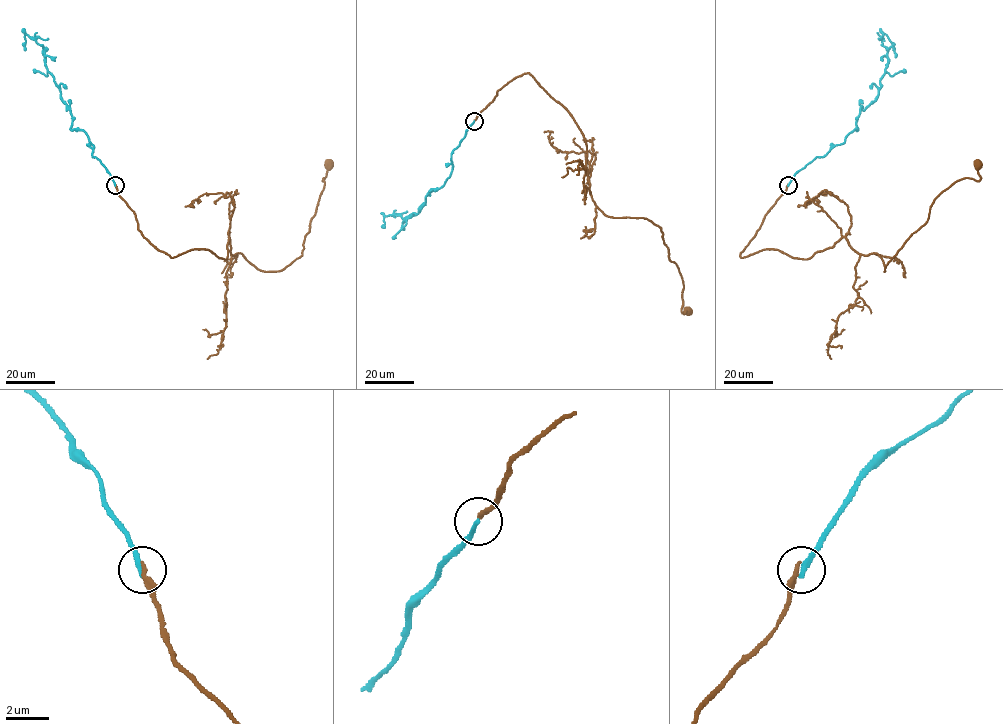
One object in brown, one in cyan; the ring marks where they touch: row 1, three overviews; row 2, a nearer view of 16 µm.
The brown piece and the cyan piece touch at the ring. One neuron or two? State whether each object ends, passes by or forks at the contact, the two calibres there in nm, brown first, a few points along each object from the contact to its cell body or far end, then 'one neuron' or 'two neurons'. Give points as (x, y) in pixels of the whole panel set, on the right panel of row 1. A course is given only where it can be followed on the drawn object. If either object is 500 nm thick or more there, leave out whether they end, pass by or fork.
brown ends; cyan ends; calibres 240 and 240 nm; course brown (788, 185), (741, 257), (810, 258), (844, 237), (884, 272), (942, 192), (979, 180), (977, 164); course cyan (788, 185), (799, 170), (858, 129), (860, 108), (865, 110), (875, 100), (887, 66), (884, 34), (894, 50); two neurons

